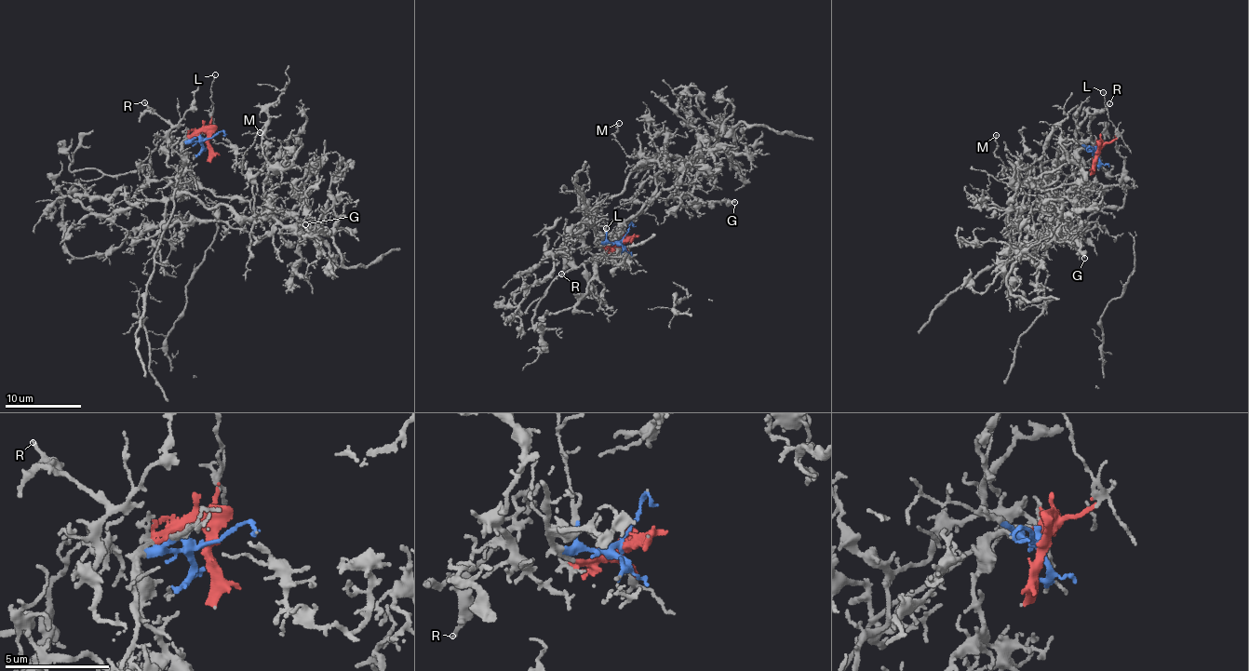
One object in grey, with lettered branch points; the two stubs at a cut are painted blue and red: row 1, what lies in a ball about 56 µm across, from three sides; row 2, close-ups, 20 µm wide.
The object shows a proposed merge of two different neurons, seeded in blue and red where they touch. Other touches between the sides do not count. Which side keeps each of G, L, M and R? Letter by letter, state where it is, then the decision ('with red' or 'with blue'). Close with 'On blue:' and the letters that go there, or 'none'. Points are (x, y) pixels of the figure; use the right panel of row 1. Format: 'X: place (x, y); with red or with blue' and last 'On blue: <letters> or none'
G: place (1084, 258); with blue
L: place (1103, 92); with red
M: place (996, 135); with blue
R: place (1109, 103); with blue
On blue: G, M, R

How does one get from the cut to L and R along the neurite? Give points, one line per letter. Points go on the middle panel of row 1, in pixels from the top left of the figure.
L: (624, 239), (622, 244), (626, 250), (606, 229)
R: (623, 239), (602, 244), (597, 238), (646, 208), (664, 163), (640, 164), (620, 193), (586, 213), (561, 274)

